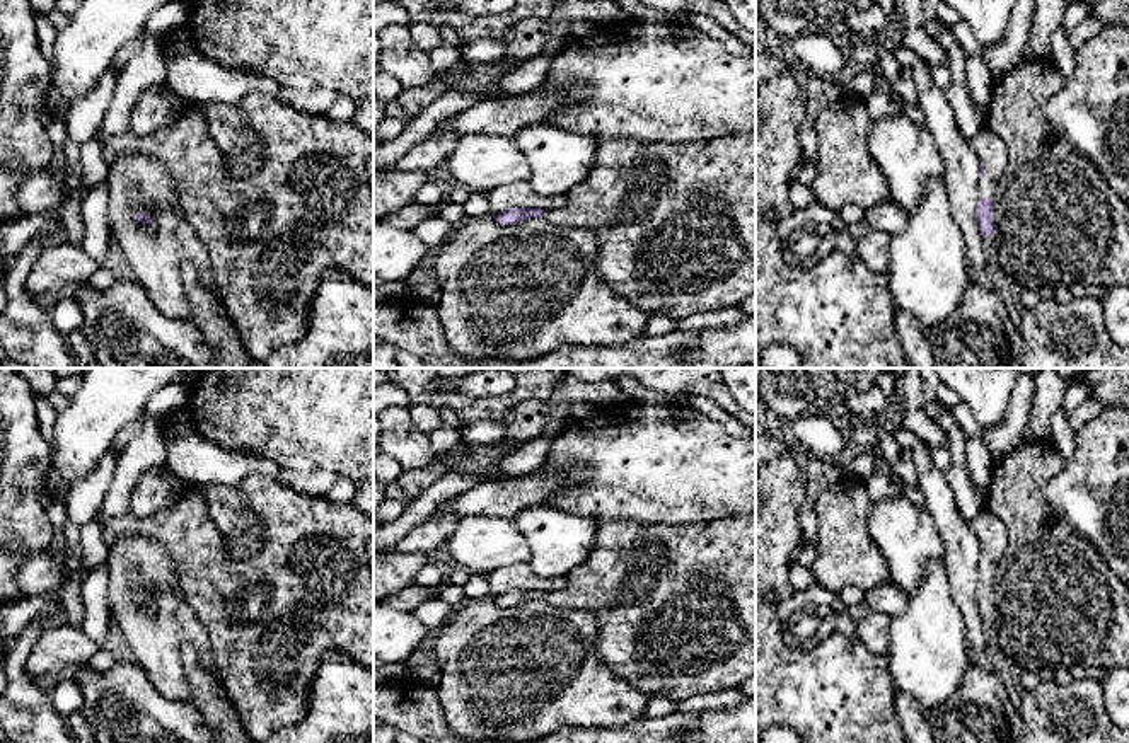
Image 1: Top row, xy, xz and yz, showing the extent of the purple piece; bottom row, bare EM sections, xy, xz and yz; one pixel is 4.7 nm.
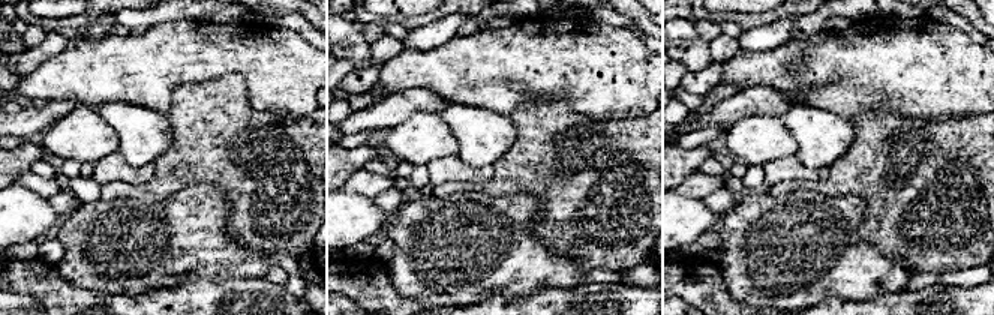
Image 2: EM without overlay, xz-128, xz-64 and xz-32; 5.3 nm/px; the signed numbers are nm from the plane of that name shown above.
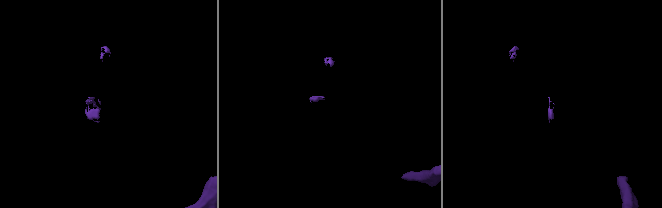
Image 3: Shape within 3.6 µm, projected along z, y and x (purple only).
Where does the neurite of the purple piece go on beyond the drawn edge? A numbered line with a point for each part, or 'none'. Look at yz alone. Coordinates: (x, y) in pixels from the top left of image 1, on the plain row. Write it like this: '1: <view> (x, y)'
1: yz (990, 529)

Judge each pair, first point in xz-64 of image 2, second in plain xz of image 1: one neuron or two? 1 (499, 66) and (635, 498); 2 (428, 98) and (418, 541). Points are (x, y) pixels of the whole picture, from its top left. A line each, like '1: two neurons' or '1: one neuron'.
1: one neuron
2: two neurons

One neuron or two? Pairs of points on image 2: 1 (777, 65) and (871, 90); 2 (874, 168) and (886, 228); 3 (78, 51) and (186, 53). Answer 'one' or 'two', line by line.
1: one
2: one
3: one

